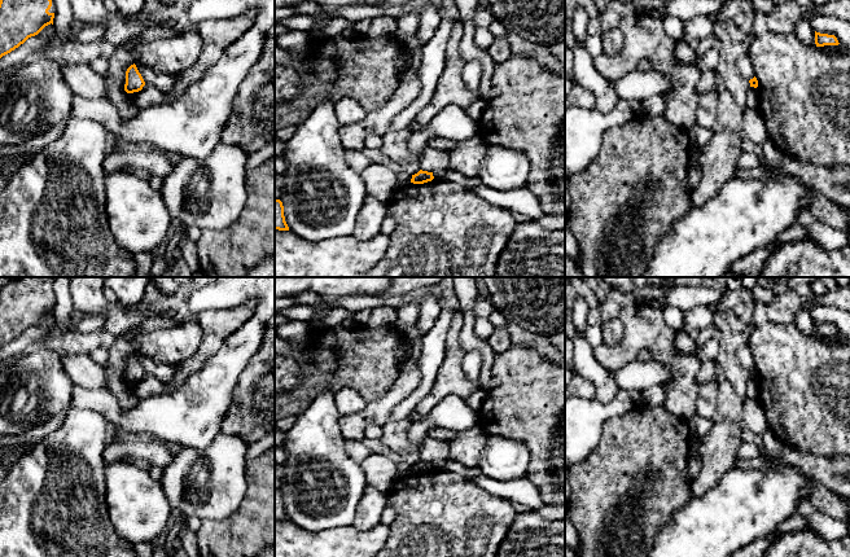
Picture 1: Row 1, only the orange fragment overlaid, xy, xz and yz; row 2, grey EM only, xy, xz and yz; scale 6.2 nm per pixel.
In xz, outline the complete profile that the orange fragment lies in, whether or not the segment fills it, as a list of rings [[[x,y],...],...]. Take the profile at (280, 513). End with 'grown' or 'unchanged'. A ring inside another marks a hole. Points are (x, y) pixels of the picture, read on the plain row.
[[[275,490],[275,519],[289,521],[284,506],[284,496],[280,490]]] | unchanged

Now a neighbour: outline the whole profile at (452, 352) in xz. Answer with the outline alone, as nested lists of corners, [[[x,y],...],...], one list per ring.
[[[460,310],[455,312],[451,320],[446,341],[446,355],[434,386],[416,407],[419,415],[429,415],[450,394],[457,392],[463,398],[469,398],[477,390],[463,372],[463,358],[465,355],[465,351],[460,346],[460,332],[463,326],[464,313]]]

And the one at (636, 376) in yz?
[[[631,361],[612,372],[621,390],[635,390],[643,392],[653,386],[662,386],[674,378],[675,370],[658,361]]]

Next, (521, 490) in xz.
[[[485,474],[464,475],[464,478],[495,496],[509,500],[512,504],[525,504],[530,510],[544,506],[539,490],[527,478],[505,482],[491,479]]]

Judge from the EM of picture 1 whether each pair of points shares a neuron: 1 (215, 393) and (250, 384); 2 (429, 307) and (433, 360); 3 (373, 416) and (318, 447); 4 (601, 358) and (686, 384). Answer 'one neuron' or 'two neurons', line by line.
1: two neurons
2: two neurons
3: two neurons
4: one neuron

